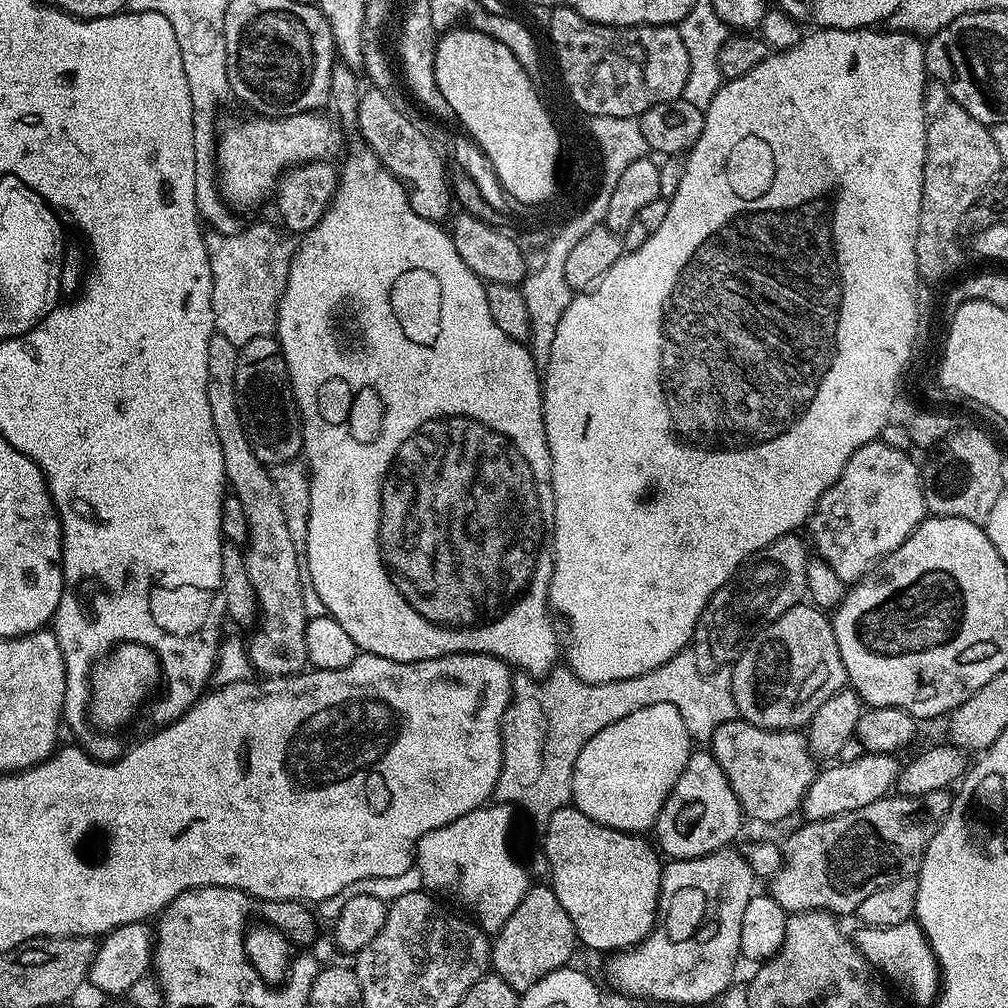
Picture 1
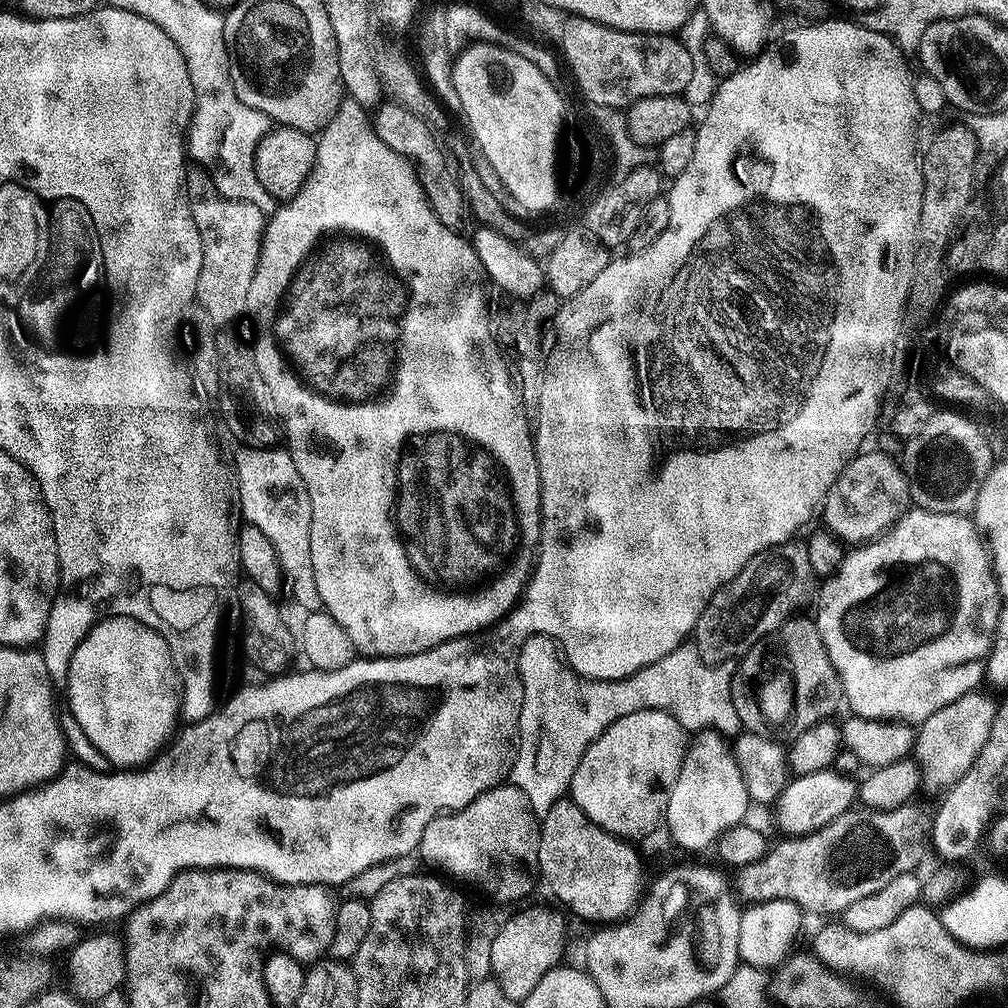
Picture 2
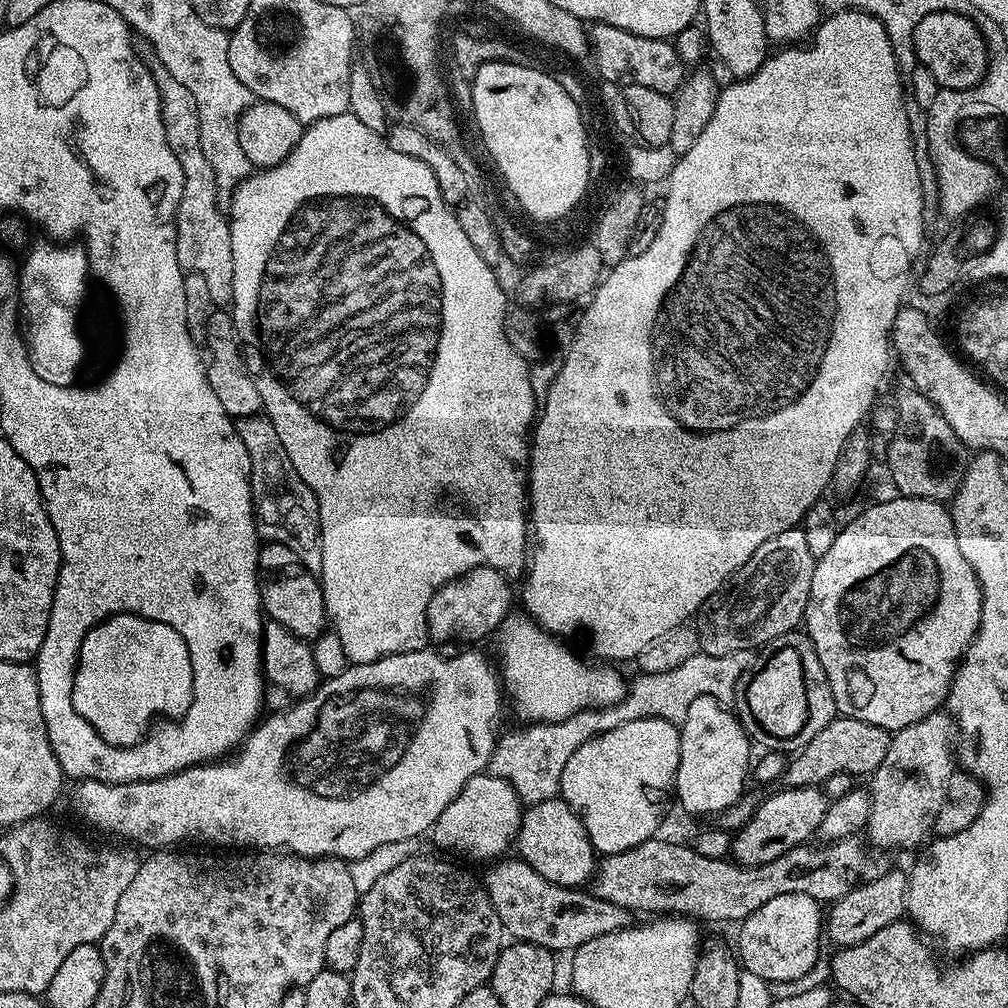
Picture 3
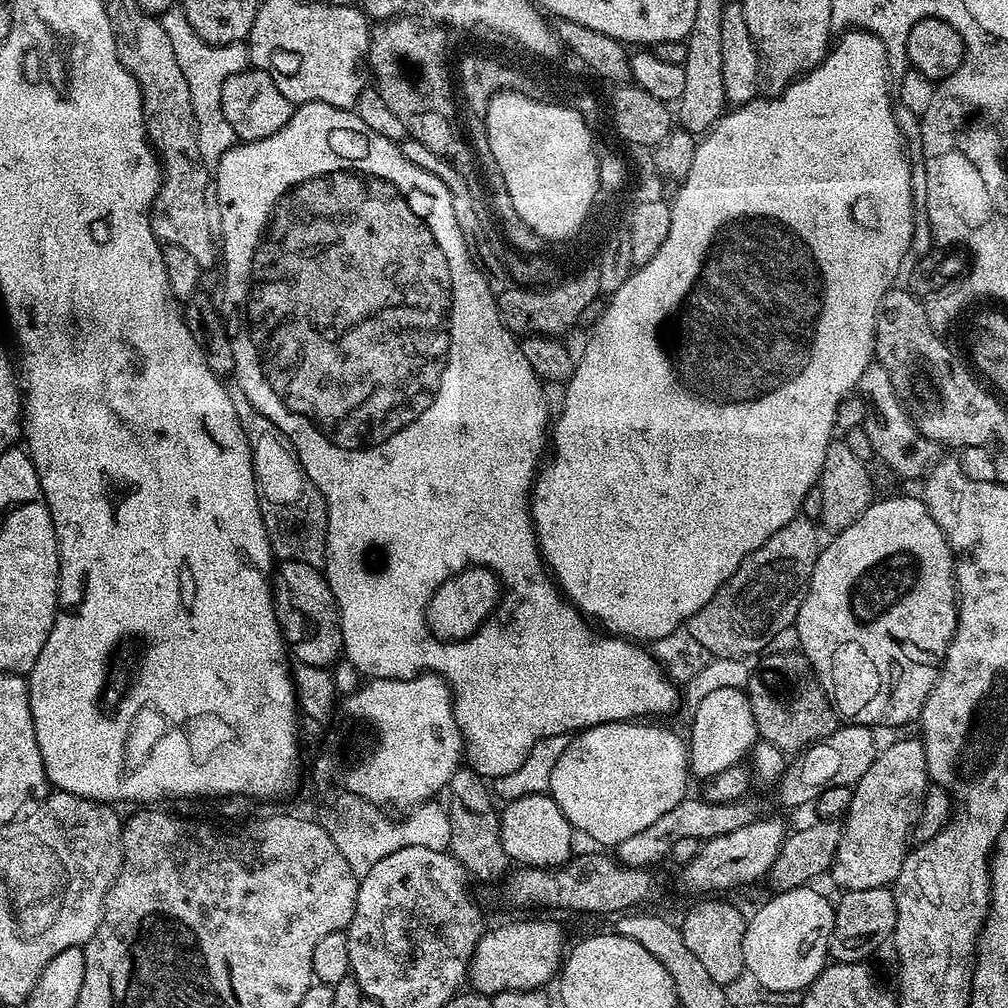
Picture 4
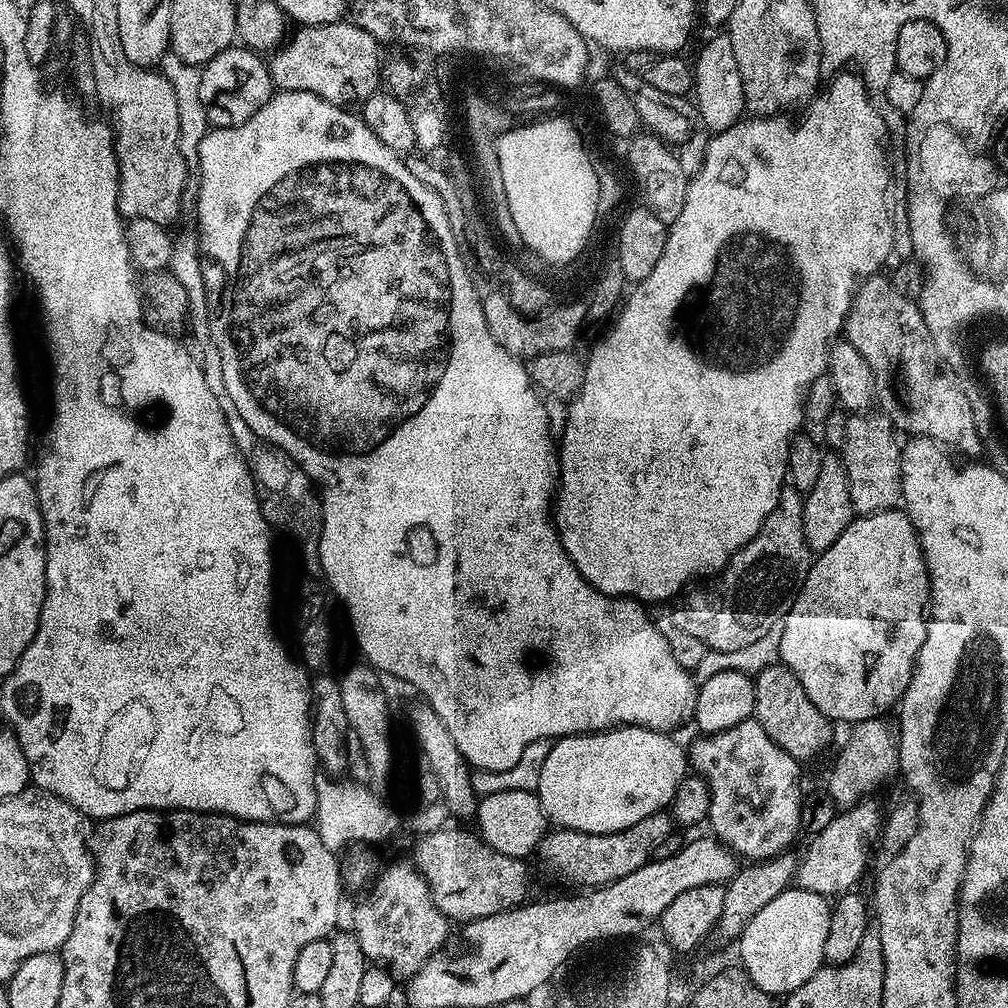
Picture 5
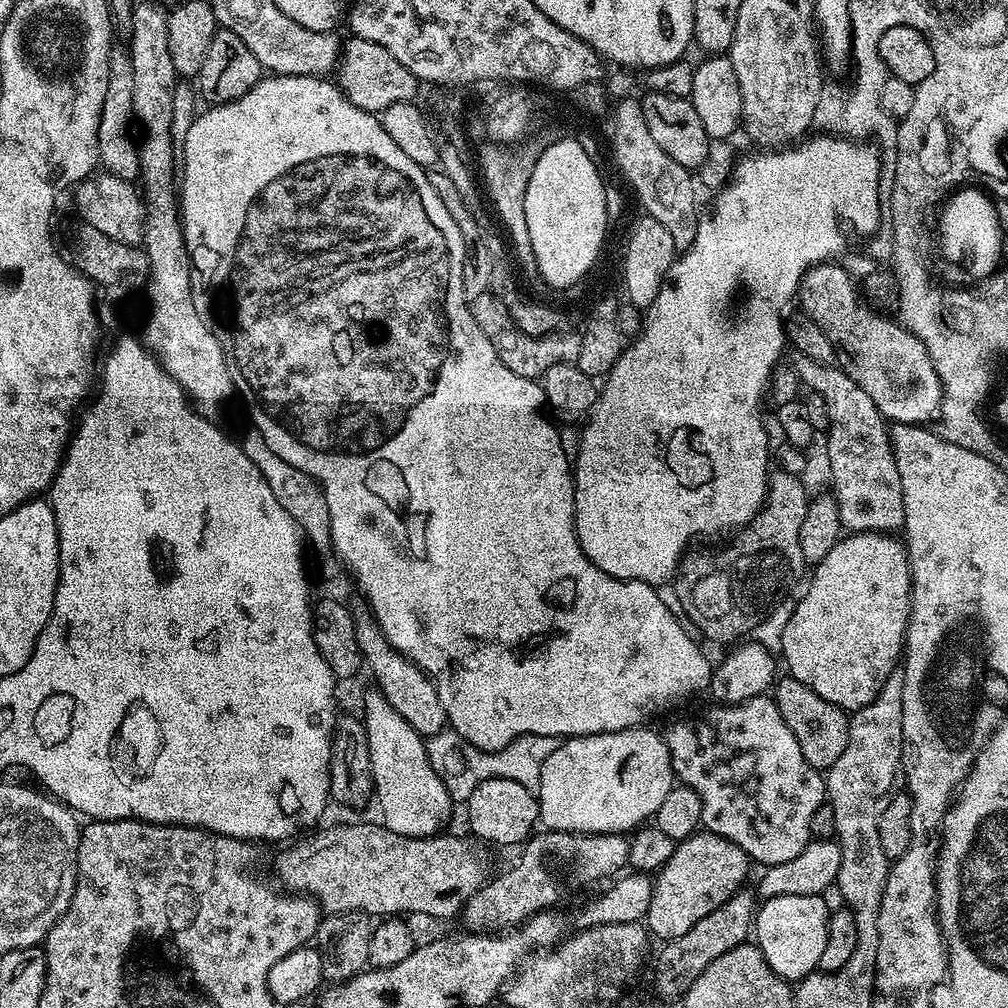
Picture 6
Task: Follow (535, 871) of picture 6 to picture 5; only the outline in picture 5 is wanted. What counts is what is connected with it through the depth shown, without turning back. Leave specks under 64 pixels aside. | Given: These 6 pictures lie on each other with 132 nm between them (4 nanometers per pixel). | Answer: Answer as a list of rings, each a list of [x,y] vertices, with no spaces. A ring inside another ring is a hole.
[[[667,811],[650,814],[650,818],[642,818],[642,822],[634,822],[634,826],[610,834],[590,834],[557,827],[545,832],[540,840],[540,868],[550,879],[569,884],[572,887],[569,889],[600,888],[618,878],[626,878],[626,874],[634,874],[634,870],[653,859],[656,847],[673,832],[674,821]]]

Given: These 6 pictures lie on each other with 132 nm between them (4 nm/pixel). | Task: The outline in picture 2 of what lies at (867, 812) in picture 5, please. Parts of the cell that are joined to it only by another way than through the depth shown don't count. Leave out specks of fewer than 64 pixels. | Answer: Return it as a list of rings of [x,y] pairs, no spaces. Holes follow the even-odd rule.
[[[983,691],[962,694],[950,706],[942,706],[942,710],[934,710],[930,718],[926,718],[914,736],[914,760],[922,777],[922,788],[925,792],[947,793],[955,784],[967,777],[974,758],[986,746],[986,738],[990,734],[990,726],[996,717],[997,701],[983,696]]]

